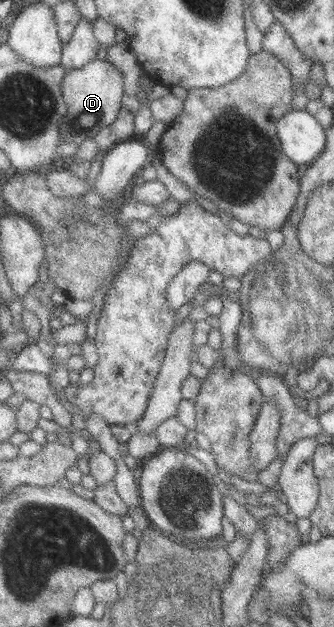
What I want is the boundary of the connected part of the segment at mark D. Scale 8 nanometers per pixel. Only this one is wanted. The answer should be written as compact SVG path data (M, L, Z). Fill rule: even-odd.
M95 59L81 68L68 71L61 85L68 105L68 114L64 116L60 128L64 142L83 144L86 140L99 135L104 127L116 122L123 108L121 98L126 92L124 91L123 73L119 72L109 61Z

